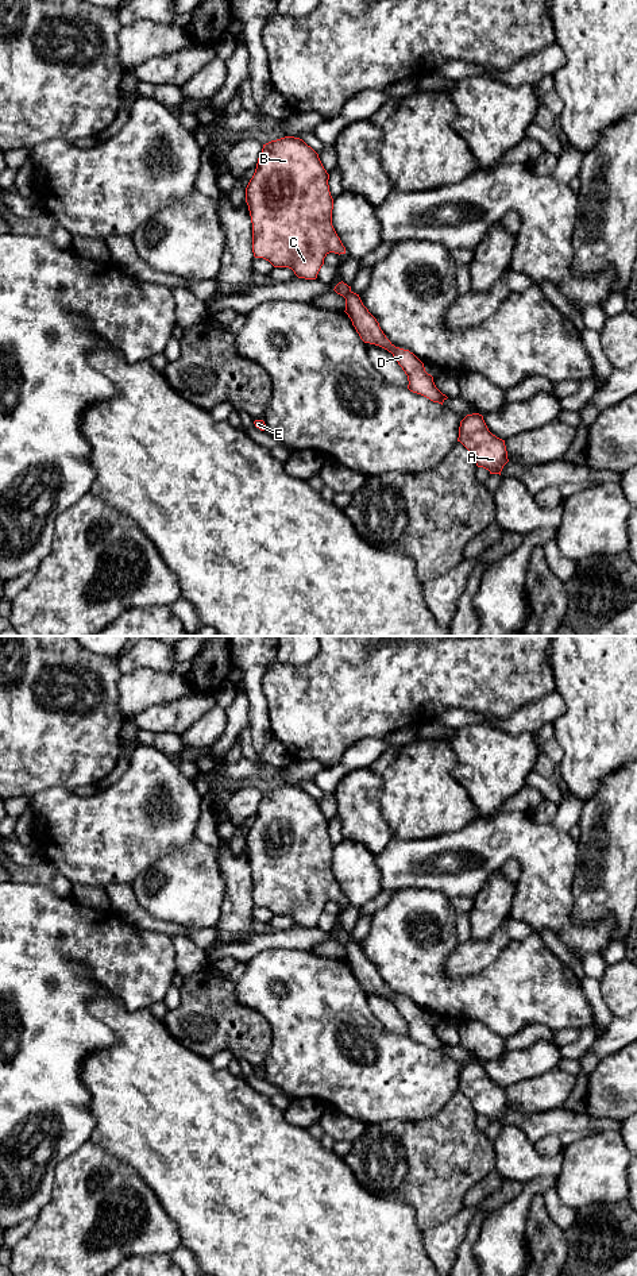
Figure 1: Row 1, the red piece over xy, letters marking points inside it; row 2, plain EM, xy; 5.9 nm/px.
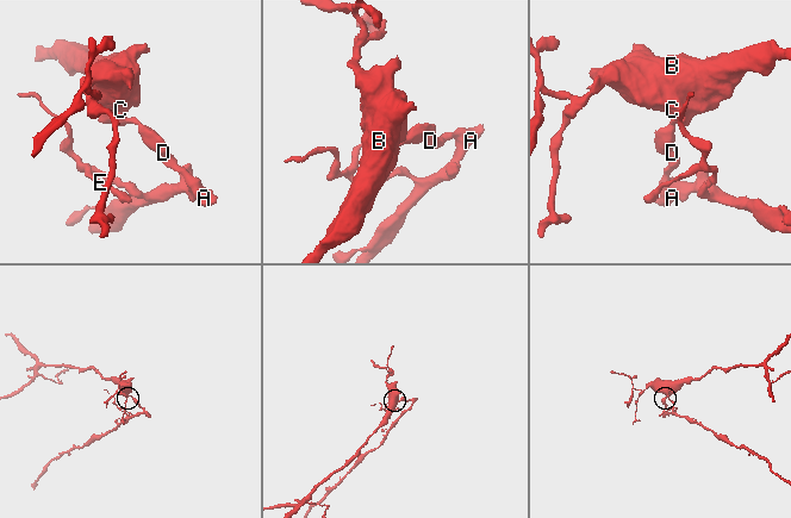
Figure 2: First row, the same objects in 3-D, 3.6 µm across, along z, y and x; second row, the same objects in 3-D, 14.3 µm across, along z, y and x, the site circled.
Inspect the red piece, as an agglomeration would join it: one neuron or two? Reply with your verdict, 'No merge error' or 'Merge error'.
Merge error

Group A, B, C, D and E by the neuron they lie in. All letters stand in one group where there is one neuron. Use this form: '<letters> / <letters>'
A D E / B C

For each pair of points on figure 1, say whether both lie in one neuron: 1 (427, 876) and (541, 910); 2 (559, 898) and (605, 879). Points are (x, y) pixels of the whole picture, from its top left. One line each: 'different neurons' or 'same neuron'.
1: same neuron
2: different neurons

